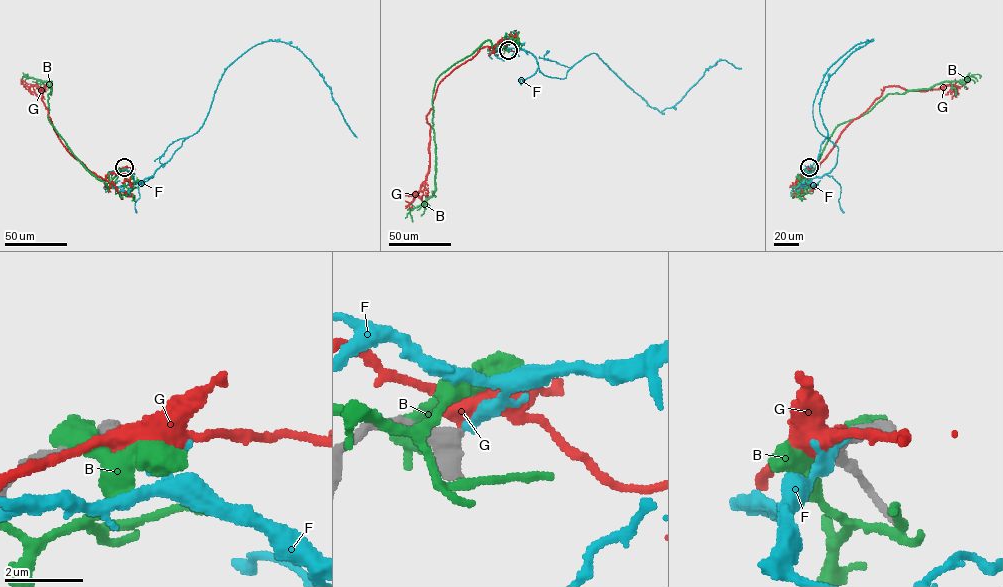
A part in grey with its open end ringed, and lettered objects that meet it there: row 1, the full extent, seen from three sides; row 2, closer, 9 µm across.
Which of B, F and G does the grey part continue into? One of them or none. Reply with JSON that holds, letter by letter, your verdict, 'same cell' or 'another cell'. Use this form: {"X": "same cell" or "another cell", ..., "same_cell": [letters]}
{"B": "another cell", "F": "same cell", "G": "another cell", "same_cell": ["F"]}

